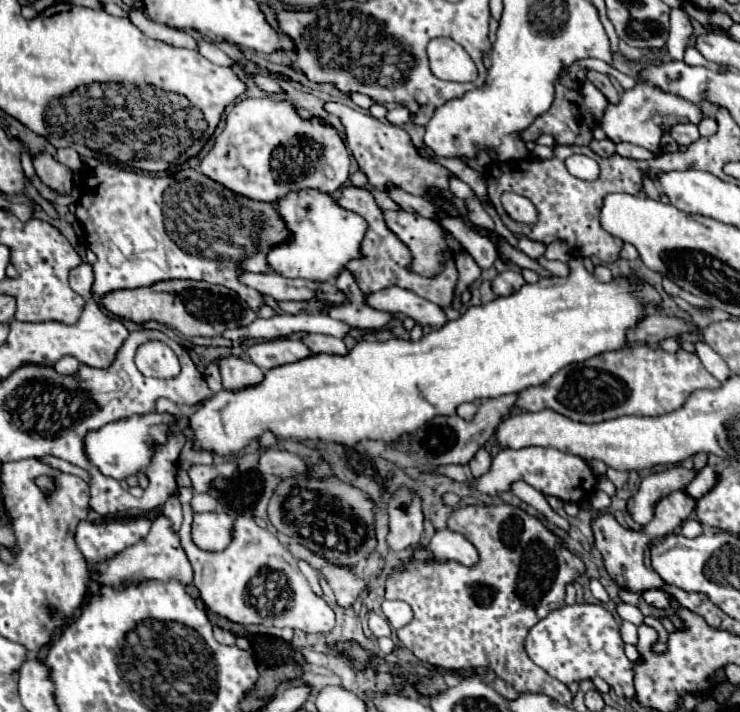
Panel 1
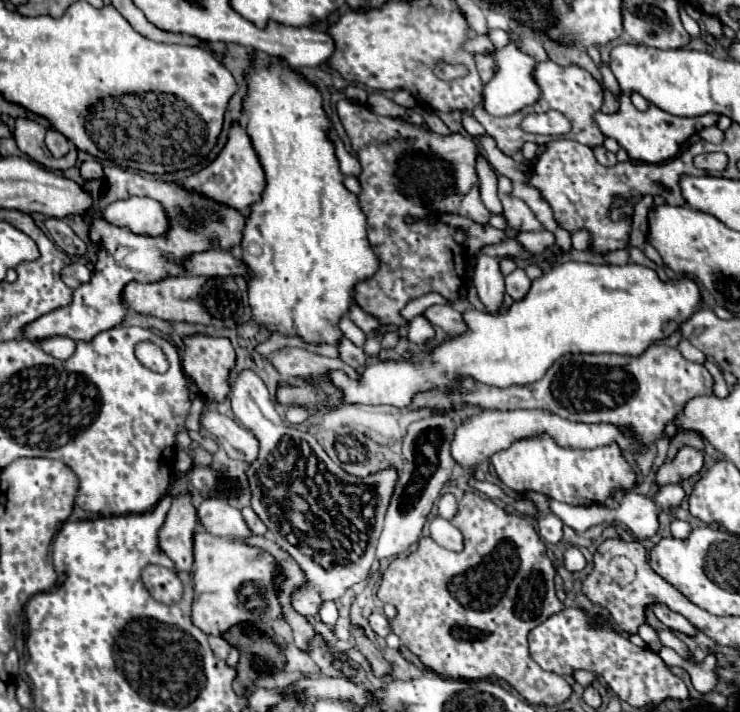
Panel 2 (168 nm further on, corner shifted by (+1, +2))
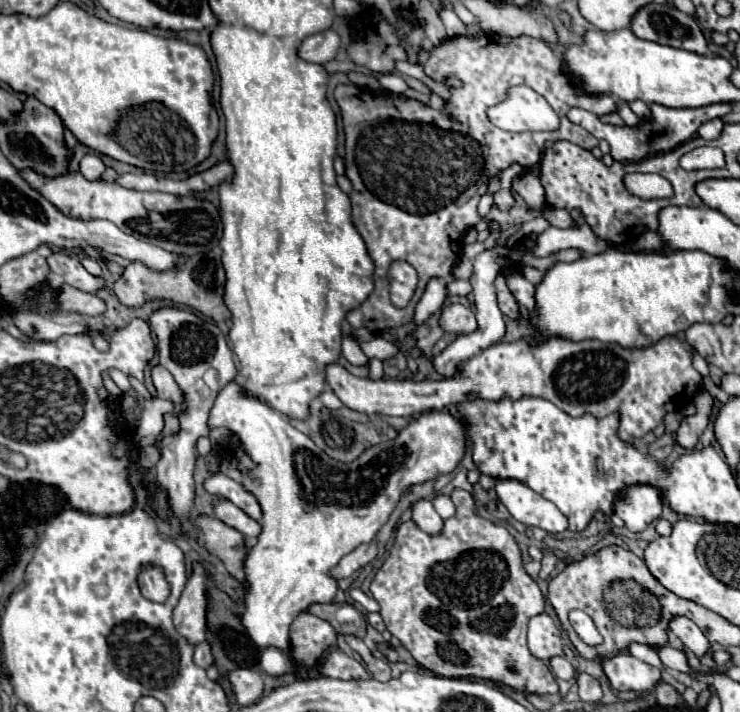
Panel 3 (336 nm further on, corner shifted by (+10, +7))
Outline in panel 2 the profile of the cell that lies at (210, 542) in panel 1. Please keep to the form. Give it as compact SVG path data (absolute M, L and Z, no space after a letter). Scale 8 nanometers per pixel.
M206 498L198 506L198 516L200 516L202 526L210 534L224 536L224 538L238 538L238 540L252 536L252 532L246 526L240 510L230 506L226 500Z

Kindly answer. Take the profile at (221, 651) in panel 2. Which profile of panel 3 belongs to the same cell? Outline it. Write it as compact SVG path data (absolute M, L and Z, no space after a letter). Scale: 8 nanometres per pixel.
M207 641L195 645L195 655L193 655L195 663L203 669L207 669L209 665L213 665L213 653L211 653L211 645Z

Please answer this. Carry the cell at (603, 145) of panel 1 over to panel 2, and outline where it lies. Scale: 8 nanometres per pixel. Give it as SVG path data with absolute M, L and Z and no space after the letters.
M604 146L594 148L594 156L596 156L596 160L598 160L602 166L614 166L614 164L618 162L618 160L616 160L616 154L608 152Z

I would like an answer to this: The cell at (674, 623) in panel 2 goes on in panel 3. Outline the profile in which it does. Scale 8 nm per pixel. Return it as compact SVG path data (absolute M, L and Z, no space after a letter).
M671 617L669 621L669 629L681 639L681 643L691 649L697 657L703 657L709 651L709 641L707 637L701 633L701 629L687 617Z

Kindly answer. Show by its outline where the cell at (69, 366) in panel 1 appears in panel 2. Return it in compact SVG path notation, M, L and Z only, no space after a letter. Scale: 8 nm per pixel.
M44 338L42 342L38 342L38 346L46 354L50 354L58 360L66 360L74 354L74 340L72 338Z

